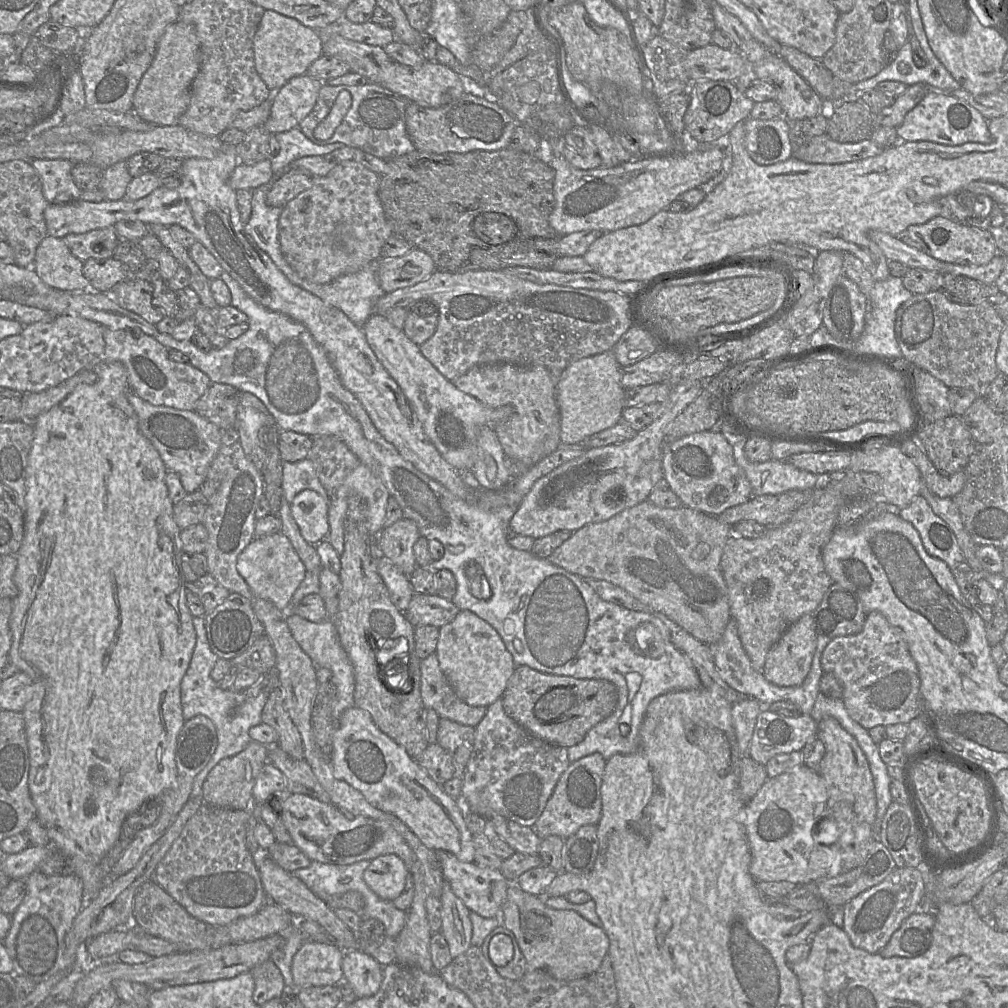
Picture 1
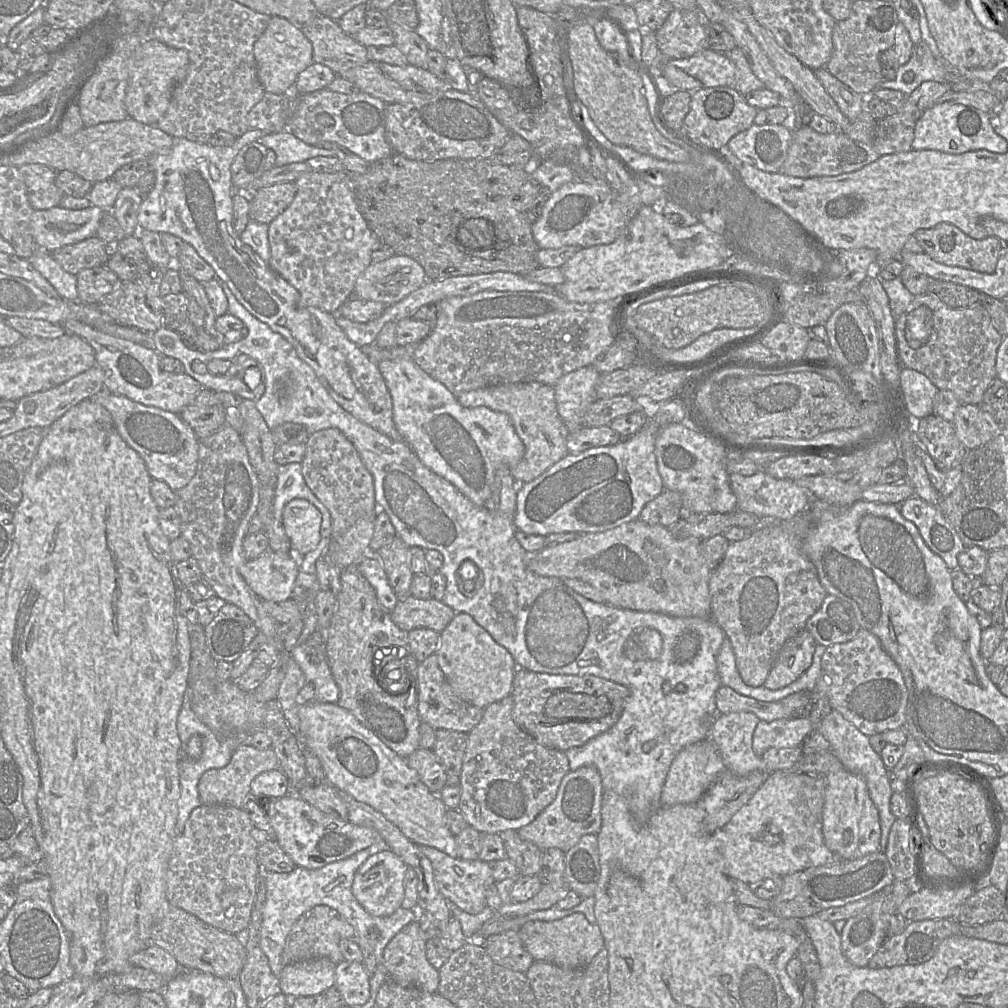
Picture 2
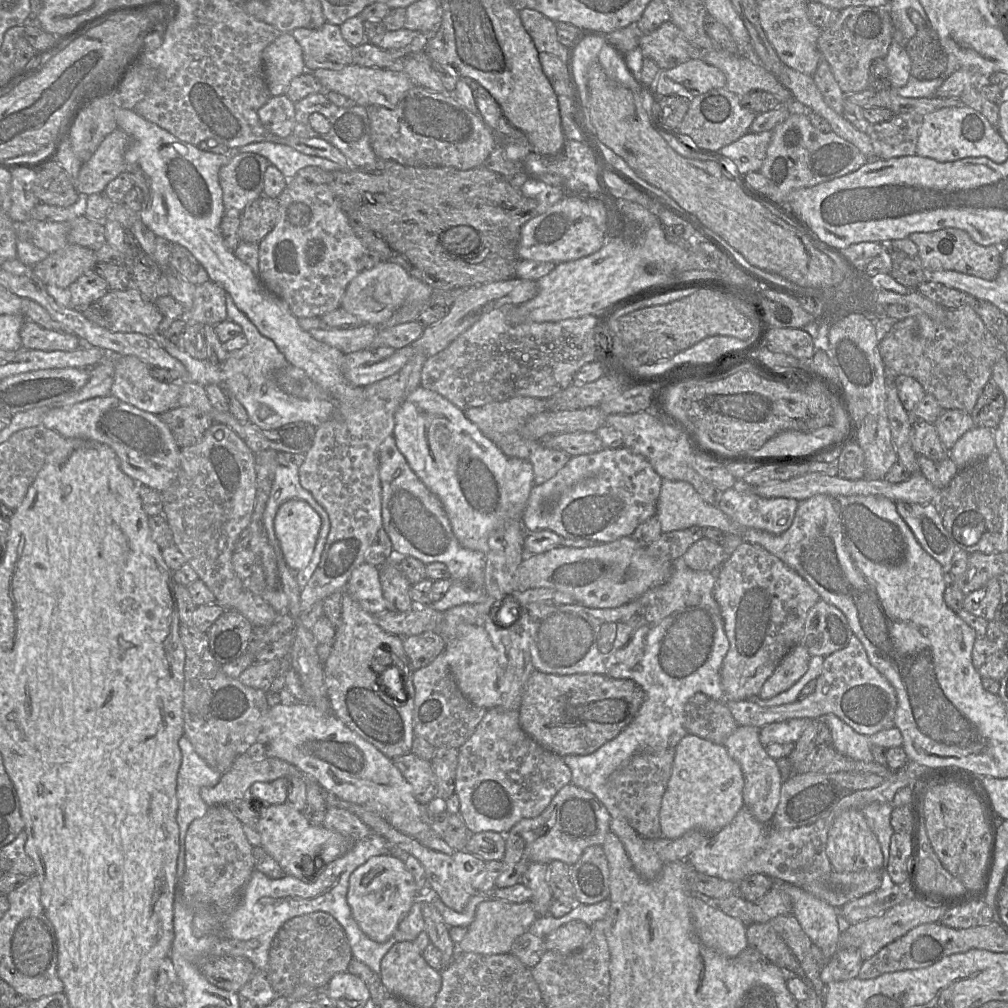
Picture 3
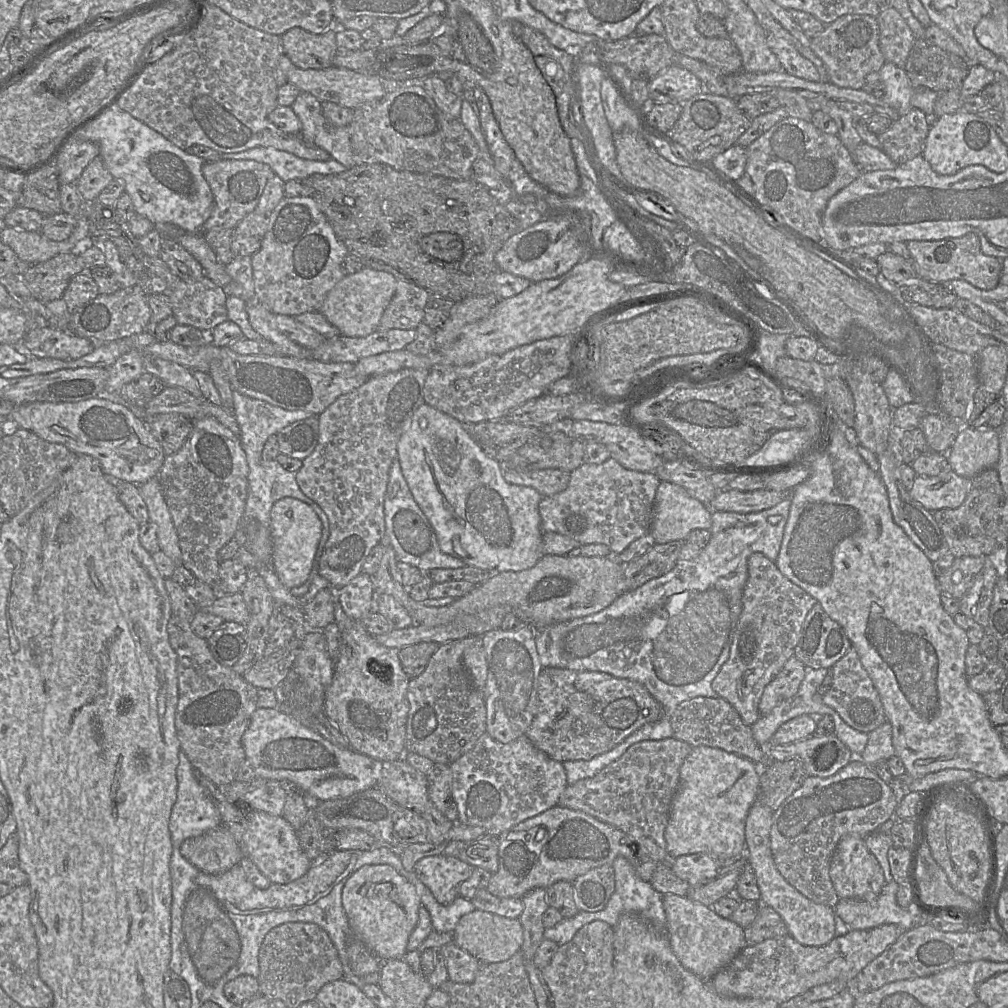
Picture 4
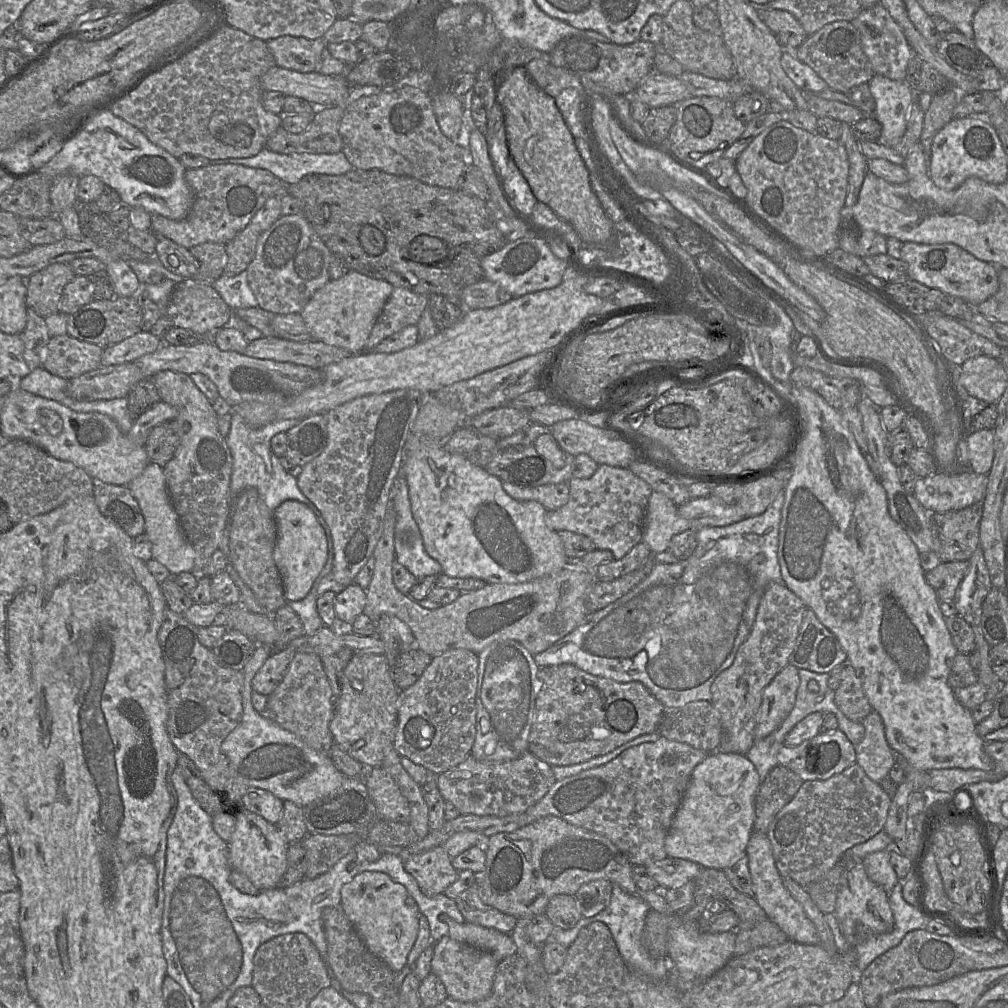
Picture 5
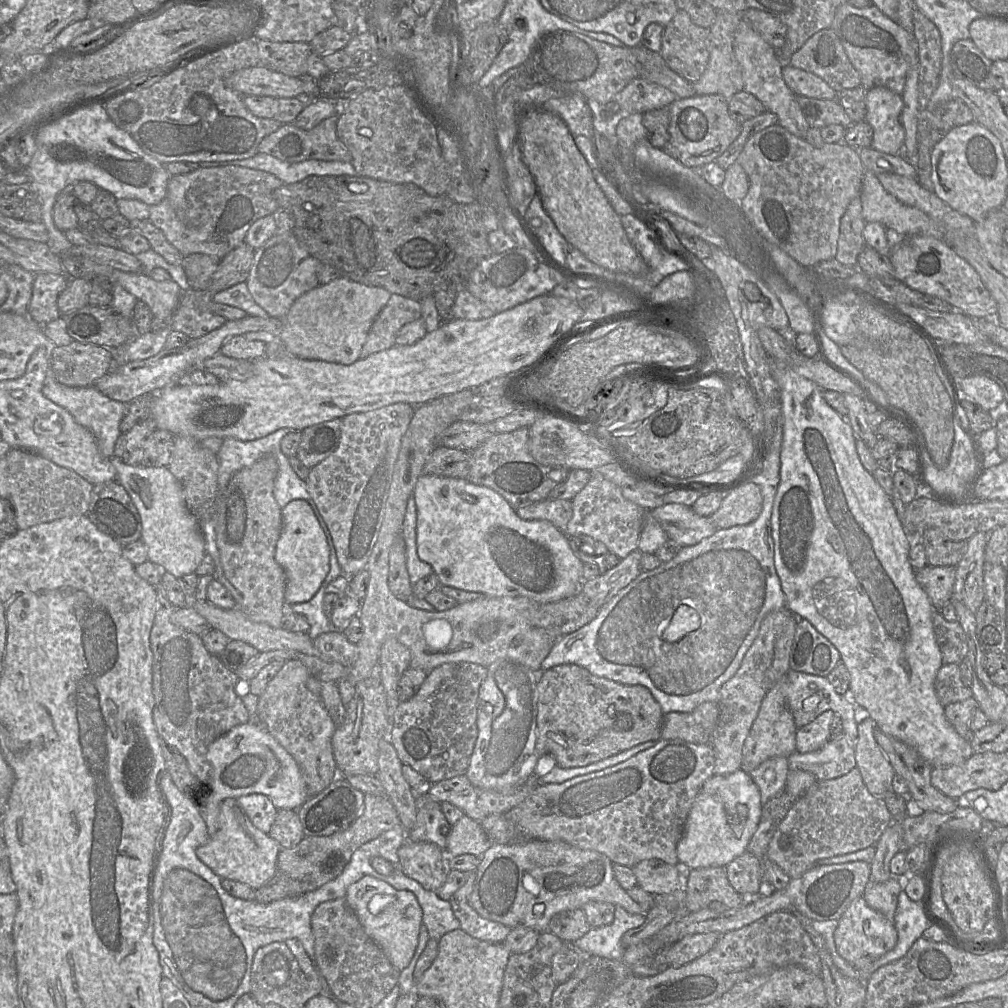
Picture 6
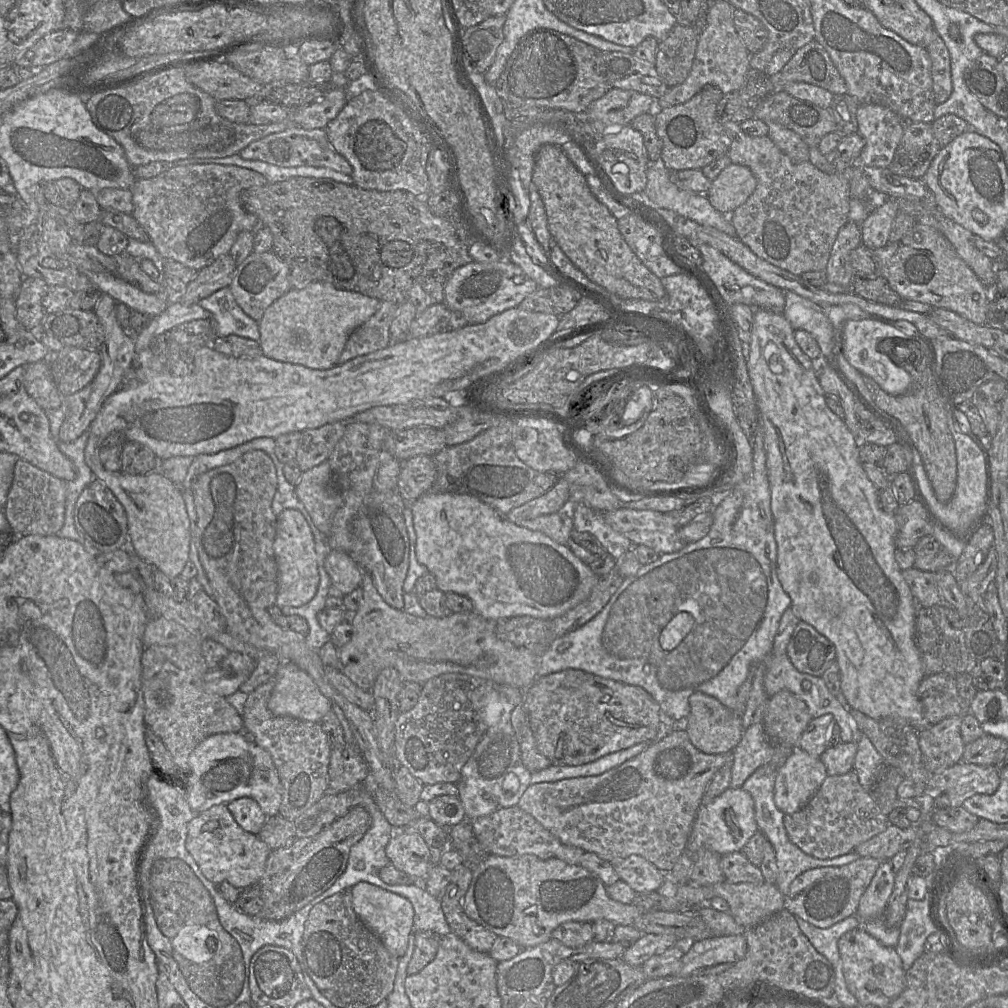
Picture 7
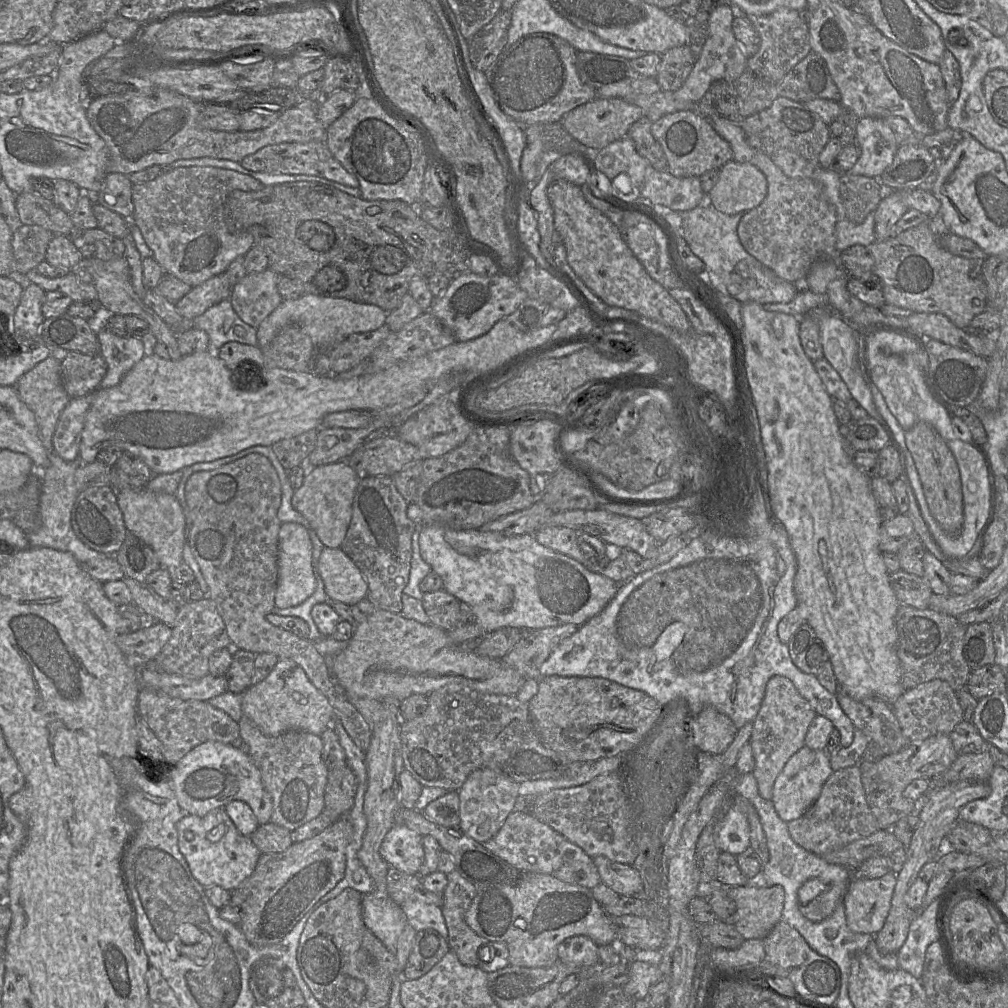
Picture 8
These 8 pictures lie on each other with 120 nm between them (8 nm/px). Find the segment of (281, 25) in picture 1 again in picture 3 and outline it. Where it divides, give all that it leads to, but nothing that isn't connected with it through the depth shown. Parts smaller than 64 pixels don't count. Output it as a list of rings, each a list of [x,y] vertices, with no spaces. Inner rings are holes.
[[[281,33],[263,50],[262,63],[271,96],[286,95],[292,79],[306,71],[302,48],[290,33]]]

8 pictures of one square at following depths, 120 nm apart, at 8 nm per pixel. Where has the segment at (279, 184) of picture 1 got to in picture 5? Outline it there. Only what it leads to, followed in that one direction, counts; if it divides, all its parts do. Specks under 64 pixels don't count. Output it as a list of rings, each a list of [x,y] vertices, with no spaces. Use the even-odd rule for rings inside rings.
[[[249,224],[226,244],[225,275],[236,276],[247,269],[255,256],[261,233],[258,227]]]

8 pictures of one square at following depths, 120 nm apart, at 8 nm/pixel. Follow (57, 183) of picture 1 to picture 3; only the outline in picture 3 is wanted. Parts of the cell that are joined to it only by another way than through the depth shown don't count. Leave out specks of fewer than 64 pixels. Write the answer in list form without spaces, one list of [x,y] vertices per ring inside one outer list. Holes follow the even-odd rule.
[[[17,168],[11,171],[10,208],[8,217],[15,222],[30,219],[32,208],[39,203],[33,185],[37,170]]]

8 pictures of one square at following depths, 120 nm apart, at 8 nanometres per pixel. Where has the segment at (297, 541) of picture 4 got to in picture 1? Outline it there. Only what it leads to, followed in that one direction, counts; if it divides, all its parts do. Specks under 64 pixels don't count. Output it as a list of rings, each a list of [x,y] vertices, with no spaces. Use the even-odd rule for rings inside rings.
[[[305,489],[298,493],[291,502],[291,514],[308,543],[317,545],[327,539],[328,505],[317,492]]]

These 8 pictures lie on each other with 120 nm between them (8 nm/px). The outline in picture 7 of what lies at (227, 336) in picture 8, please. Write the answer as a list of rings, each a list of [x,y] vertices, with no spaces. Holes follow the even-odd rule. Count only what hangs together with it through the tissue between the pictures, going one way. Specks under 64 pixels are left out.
[[[230,287],[202,299],[199,305],[211,313],[214,337],[237,335],[260,343],[258,322],[250,318],[237,304]]]

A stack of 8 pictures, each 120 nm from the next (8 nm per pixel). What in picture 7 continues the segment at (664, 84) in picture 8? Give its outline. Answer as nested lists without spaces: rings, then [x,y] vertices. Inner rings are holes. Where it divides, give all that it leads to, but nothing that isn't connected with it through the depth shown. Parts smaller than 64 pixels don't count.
[[[679,21],[659,42],[655,68],[672,88],[688,77],[696,55],[700,33],[692,24]]]

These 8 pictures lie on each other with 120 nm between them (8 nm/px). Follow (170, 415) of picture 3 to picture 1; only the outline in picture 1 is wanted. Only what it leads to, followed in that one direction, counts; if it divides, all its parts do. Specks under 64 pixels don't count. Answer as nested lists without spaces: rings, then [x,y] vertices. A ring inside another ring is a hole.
[[[211,383],[194,411],[220,429],[231,429],[234,428],[238,402],[238,389],[228,384]]]

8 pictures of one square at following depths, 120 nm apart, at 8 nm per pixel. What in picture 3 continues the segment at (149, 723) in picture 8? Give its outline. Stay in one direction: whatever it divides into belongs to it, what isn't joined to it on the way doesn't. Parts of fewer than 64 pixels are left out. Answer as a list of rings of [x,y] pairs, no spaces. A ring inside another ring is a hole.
[[[180,622],[179,633],[184,645],[184,735],[195,752],[221,774],[235,759],[261,740],[269,712],[265,691],[244,685],[239,678],[228,677],[210,651],[206,632]]]

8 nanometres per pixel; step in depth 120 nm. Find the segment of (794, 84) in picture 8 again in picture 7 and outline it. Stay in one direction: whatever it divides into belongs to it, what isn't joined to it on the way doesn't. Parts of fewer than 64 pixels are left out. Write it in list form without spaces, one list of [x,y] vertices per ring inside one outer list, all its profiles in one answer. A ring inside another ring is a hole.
[[[813,40],[801,47],[776,75],[770,76],[776,88],[791,82],[805,82],[834,95],[847,93],[847,85],[824,47]]]

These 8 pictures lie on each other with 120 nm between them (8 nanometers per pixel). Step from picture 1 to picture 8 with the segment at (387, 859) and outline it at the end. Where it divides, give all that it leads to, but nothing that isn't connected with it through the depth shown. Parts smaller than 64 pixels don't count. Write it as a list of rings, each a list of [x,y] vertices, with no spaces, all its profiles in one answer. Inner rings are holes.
[[[374,889],[362,896],[361,912],[367,929],[394,954],[397,939],[408,924],[402,907]]]

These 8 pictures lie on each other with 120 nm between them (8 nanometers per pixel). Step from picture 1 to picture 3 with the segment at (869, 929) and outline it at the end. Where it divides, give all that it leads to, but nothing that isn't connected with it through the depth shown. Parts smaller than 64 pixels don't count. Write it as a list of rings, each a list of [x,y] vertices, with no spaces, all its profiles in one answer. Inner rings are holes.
[[[840,949],[826,962],[821,971],[820,979],[827,986],[831,982],[856,978],[863,962],[858,950]]]

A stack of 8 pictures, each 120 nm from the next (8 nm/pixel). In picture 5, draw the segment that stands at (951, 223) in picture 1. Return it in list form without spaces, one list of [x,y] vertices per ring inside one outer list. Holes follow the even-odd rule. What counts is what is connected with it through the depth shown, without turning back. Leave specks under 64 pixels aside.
[[[903,243],[900,260],[907,265],[908,278],[944,294],[962,298],[976,307],[993,296],[999,290],[997,267],[991,263],[978,260],[959,246],[946,244]]]

